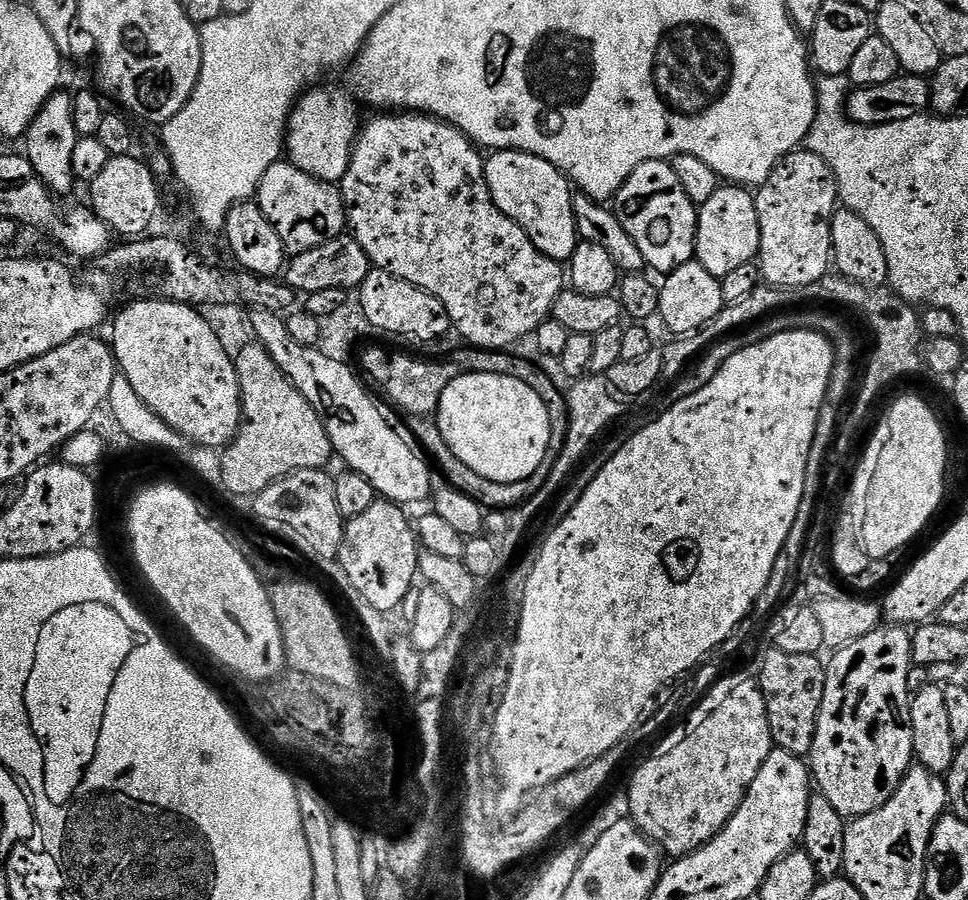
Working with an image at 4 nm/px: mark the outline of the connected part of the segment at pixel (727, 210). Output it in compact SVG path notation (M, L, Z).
M722 186L710 202L699 205L696 218L696 254L710 274L727 278L755 261L760 254L760 227L755 195L744 186Z

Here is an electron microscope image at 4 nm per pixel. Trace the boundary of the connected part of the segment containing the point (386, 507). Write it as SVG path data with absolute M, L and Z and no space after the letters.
M377 498L370 510L358 514L344 526L344 541L338 557L342 570L358 590L364 602L385 614L399 609L409 599L412 579L415 581L420 566L422 548L414 531L413 521L403 507Z

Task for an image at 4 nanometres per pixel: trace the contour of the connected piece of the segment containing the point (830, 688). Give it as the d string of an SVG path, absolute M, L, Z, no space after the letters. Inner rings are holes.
M881 626L866 634L866 638L858 638L850 646L841 648L831 653L832 661L826 664L828 677L822 694L822 706L816 723L816 733L810 753L810 775L818 792L829 800L838 814L845 818L865 816L874 810L878 810L898 790L898 786L904 780L909 768L913 767L914 757L912 755L912 731L910 730L910 706L912 701L908 690L908 675L914 666L912 663L912 632L904 626Z

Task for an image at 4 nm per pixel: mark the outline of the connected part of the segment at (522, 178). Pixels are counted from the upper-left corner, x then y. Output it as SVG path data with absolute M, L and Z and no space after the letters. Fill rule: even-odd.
M496 150L484 161L484 177L498 210L522 226L539 252L561 262L571 260L578 243L572 209L574 188L563 172L529 152Z

